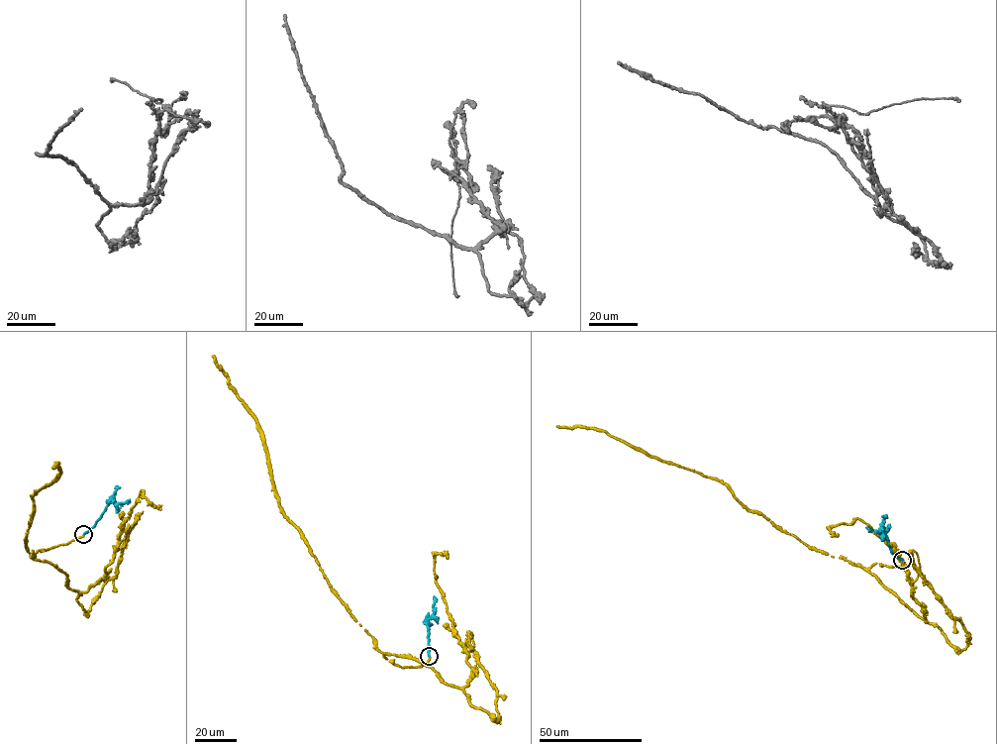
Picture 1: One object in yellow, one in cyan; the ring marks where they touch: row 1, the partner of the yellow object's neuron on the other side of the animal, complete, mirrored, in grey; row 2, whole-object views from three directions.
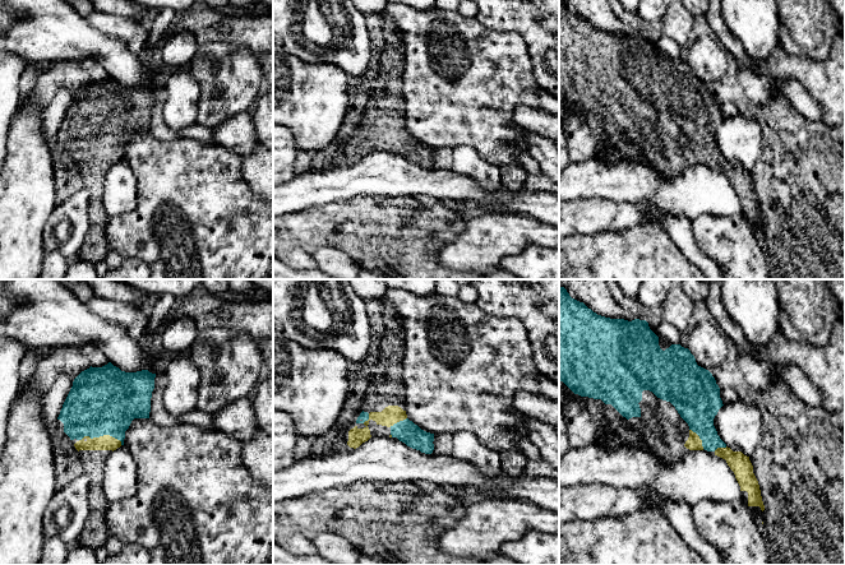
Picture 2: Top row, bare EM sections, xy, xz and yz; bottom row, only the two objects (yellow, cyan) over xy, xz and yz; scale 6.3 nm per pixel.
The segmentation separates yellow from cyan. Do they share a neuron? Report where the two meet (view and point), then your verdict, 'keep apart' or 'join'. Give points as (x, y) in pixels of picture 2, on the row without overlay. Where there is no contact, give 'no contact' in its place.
contact xy (101, 151); join

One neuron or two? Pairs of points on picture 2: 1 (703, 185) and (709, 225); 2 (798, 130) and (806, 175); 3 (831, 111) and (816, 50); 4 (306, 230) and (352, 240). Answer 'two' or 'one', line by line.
1: two
2: one
3: two
4: one

